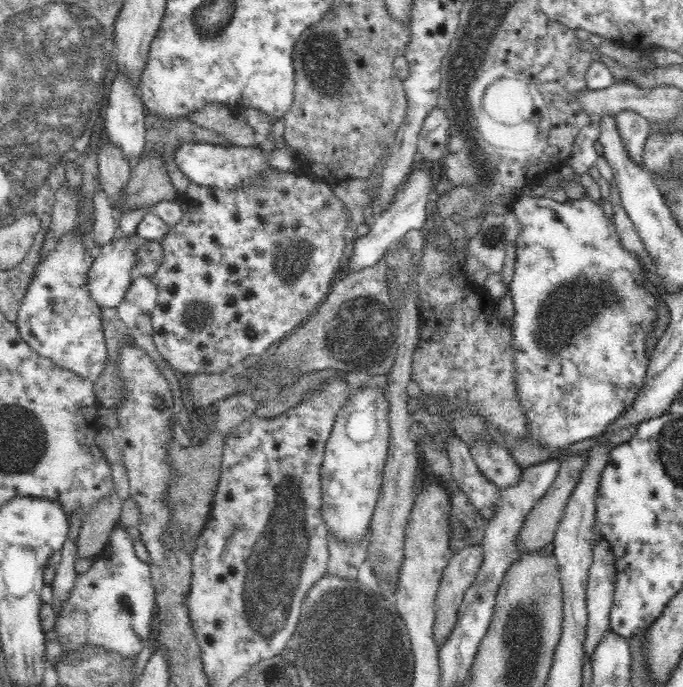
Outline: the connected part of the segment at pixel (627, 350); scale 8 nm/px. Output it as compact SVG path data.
M550 195L543 197L520 196L512 204L512 210L516 219L520 221L520 232L516 238L516 262L512 282L509 284L511 297L513 298L515 313L511 321L512 341L514 341L514 379L516 379L516 391L518 399L526 409L526 427L532 443L540 447L550 447L554 456L548 459L559 459L559 456L570 448L574 442L580 442L587 438L602 435L605 430L625 410L628 410L634 399L640 394L641 386L646 378L649 358L646 355L646 339L648 332L653 330L656 322L656 297L662 301L660 295L654 292L654 288L646 290L642 285L645 282L652 284L648 275L645 275L646 268L638 263L636 254L628 253L620 241L614 223L606 217L601 202L596 203L586 197L580 199L567 199L565 202L558 202Z

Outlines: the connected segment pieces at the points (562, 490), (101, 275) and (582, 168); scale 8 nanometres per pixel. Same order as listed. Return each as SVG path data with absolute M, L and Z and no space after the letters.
M586 452L586 454L570 454L568 458L561 460L552 486L525 516L522 528L518 533L519 537L517 538L517 548L519 548L521 552L538 552L548 549L551 546L557 528L559 527L559 522L562 520L563 514L565 513L568 499L576 486L582 469L585 467L585 458L587 454L588 452Z
M137 232L134 234L116 235L108 244L97 252L92 266L88 271L88 286L90 291L90 298L100 307L116 308L120 301L125 298L127 290L130 288L131 282L135 276L136 269L136 252L140 246L134 245Z
M597 121L590 126L584 126L576 136L568 163L576 172L577 178L589 173L590 168L595 165L599 155L596 153L594 144L599 139L600 126Z

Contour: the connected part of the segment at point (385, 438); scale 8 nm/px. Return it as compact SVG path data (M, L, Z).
M364 387L350 394L335 416L320 469L324 524L337 540L350 544L364 538L383 483L390 440L388 403L383 392Z

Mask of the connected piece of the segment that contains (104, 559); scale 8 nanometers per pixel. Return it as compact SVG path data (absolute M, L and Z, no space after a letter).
M119 520L112 526L102 556L96 557L89 569L78 575L64 608L57 614L51 640L57 640L65 648L91 644L131 658L141 652L148 638L153 638L150 629L155 621L156 605L151 568L138 559L134 541Z

